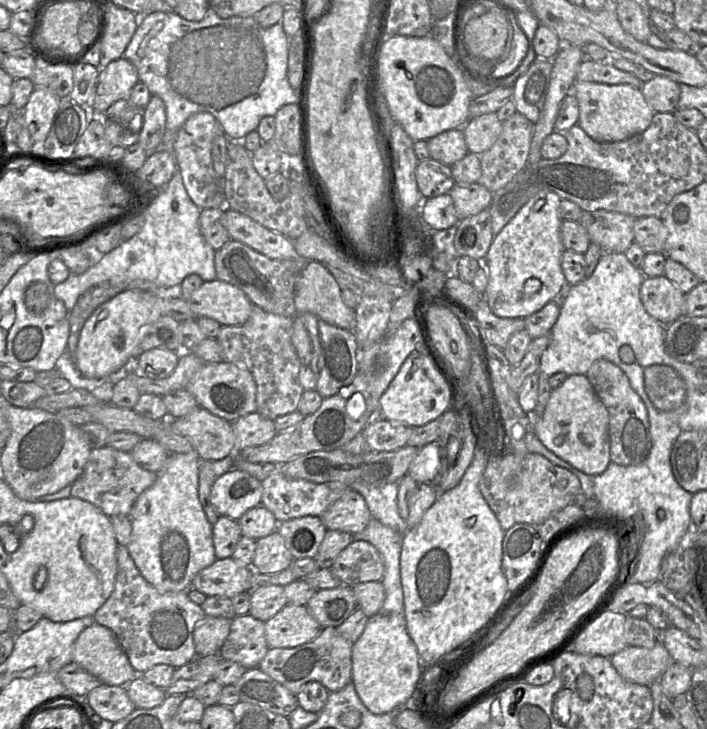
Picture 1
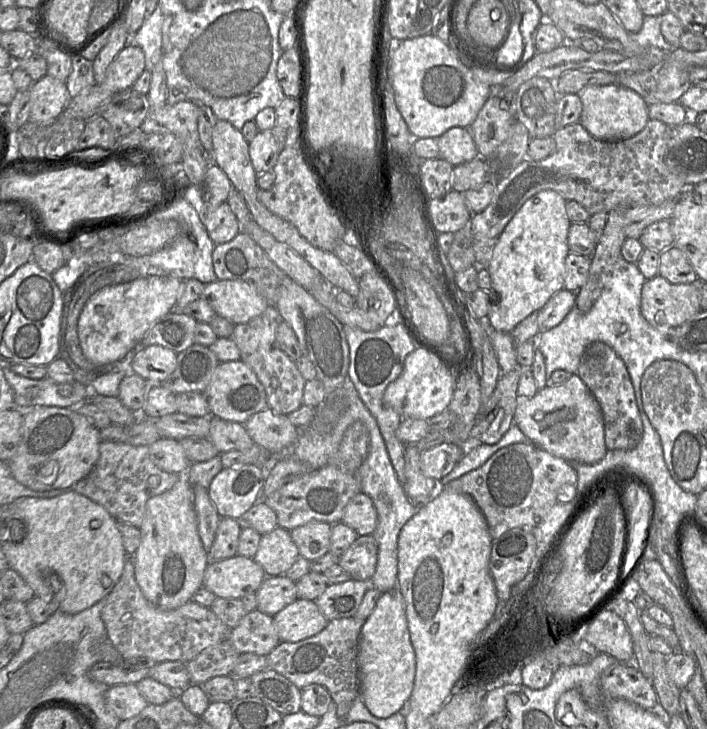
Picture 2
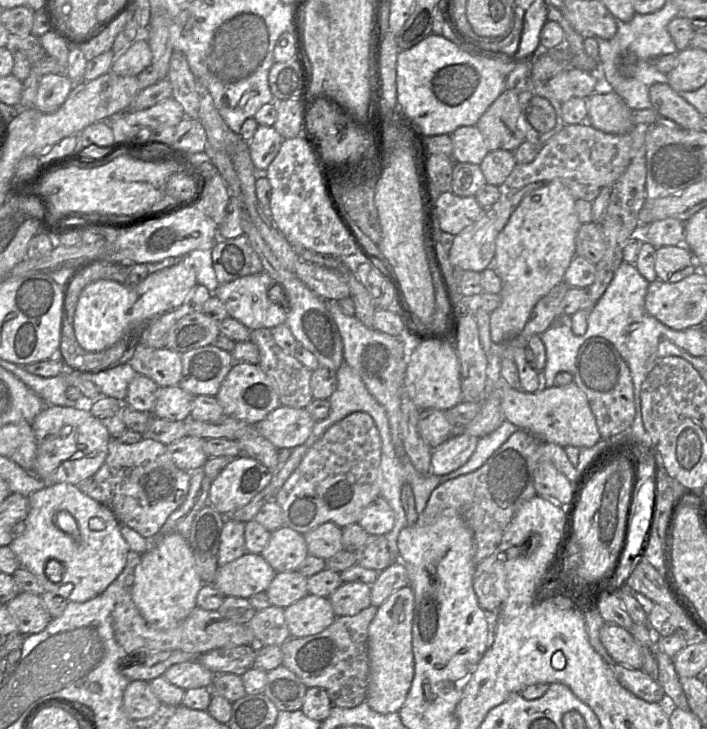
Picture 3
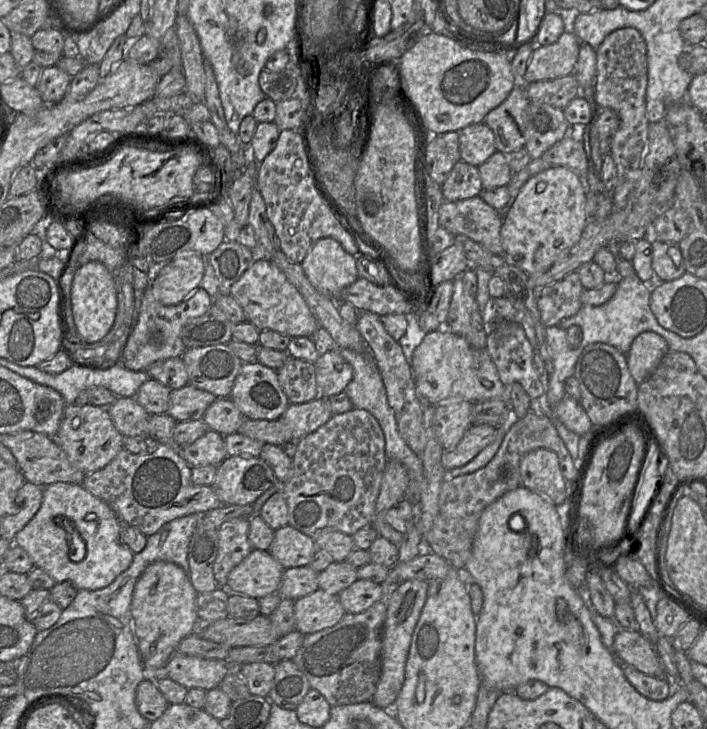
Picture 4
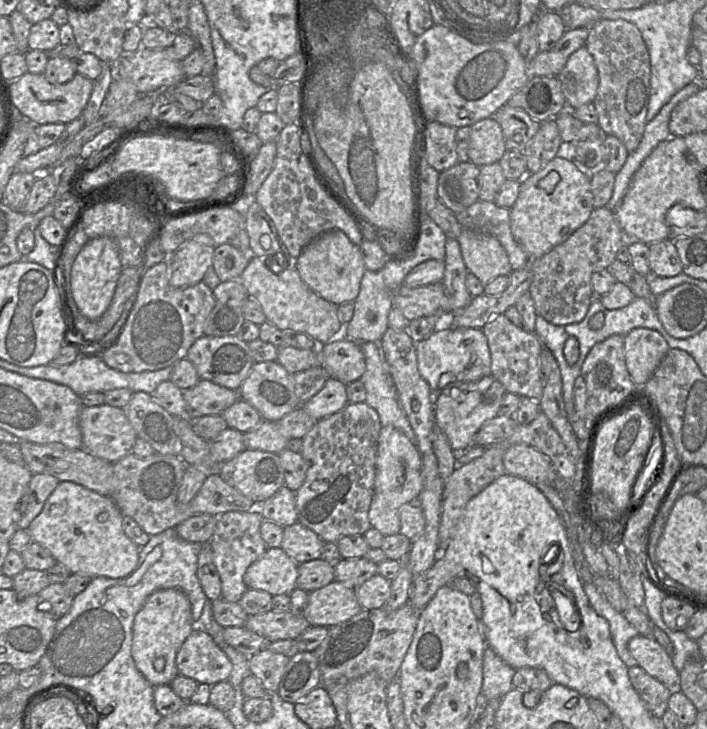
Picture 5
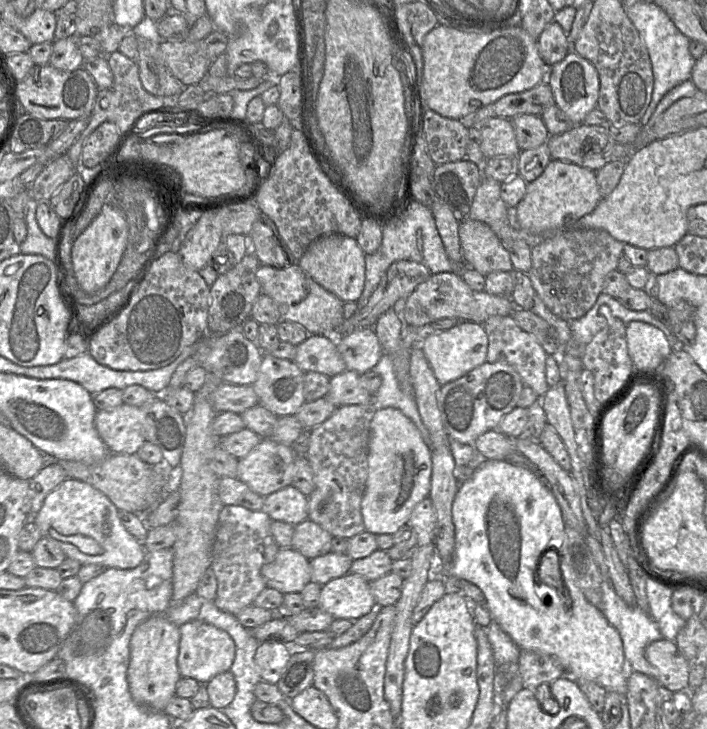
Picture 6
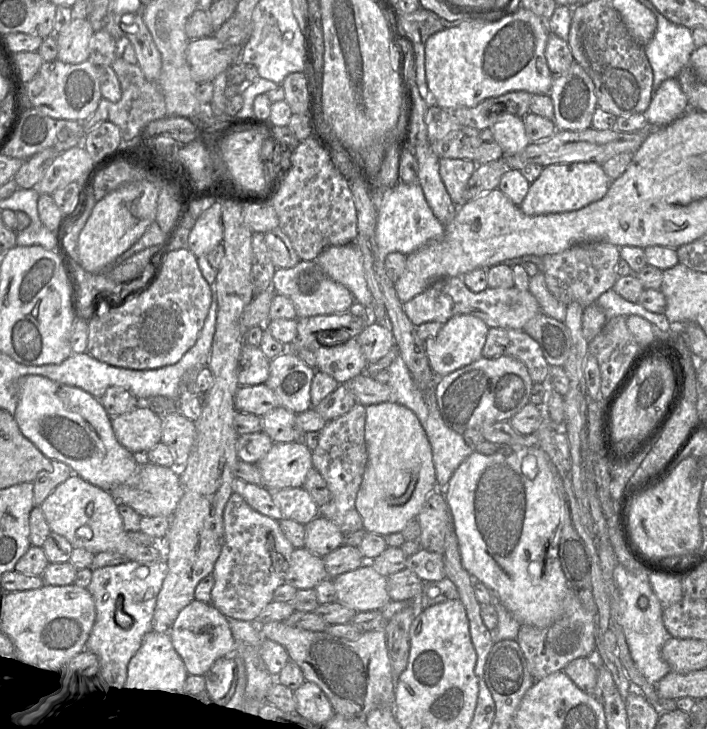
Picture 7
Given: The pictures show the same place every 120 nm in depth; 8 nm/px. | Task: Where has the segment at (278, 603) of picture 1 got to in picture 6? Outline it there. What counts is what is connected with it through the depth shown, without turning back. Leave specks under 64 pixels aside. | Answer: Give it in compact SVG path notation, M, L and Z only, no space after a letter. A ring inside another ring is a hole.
M329 553L310 560L311 581L324 585L350 572L352 559L346 553Z

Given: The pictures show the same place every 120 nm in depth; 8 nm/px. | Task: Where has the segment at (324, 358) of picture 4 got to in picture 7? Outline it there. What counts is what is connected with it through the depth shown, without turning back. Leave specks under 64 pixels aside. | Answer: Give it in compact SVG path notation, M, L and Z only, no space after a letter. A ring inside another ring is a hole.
M371 322L356 339L368 364L379 361L396 347L392 330L385 323Z

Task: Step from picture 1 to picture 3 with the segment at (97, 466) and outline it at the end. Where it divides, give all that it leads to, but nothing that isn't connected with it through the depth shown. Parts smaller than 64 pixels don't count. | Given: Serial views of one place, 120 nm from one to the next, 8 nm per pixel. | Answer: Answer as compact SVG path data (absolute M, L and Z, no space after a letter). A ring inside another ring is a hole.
M112 438L103 465L77 487L108 507L120 524L151 540L158 535L169 515L183 503L189 483L190 473L173 463L167 445L150 438L142 438L134 444L124 444L118 438Z

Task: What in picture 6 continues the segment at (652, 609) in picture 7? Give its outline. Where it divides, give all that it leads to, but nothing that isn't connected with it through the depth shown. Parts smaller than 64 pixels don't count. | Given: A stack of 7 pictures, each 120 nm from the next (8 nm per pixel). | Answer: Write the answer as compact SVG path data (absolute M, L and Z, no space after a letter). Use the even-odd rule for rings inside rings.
M603 579L601 583L602 601L599 608L608 622L614 626L620 634L623 643L623 651L627 662L627 669L643 673L656 680L657 670L645 657L646 647L663 636L649 613L642 610L638 605L630 606L615 592L609 579Z

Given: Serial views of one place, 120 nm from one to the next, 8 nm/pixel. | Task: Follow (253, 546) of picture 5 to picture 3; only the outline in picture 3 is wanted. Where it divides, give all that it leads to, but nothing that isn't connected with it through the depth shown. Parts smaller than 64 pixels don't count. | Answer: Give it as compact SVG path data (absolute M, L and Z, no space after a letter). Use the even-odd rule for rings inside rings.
M225 518L220 534L217 565L223 566L245 554L245 523Z

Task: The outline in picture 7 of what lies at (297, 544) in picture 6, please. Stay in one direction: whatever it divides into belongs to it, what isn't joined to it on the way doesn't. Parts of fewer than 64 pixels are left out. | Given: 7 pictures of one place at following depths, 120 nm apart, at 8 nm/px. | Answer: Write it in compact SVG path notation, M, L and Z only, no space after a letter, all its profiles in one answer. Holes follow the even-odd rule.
M318 515L305 524L304 548L324 557L342 546L344 533L331 520Z

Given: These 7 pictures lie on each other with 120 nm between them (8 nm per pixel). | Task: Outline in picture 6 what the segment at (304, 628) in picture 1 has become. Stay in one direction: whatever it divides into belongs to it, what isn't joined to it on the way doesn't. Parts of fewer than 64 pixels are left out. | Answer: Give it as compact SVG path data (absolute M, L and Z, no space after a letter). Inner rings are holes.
M349 572L321 587L318 607L334 619L356 620L379 606L369 582L363 576Z

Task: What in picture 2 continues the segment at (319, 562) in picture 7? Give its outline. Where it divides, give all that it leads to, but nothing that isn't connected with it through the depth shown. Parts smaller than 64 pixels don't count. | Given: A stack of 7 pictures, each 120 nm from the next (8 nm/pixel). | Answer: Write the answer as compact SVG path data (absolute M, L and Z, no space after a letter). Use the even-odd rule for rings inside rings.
M245 556L211 560L207 565L203 586L218 598L241 598L255 593L267 577L263 568Z

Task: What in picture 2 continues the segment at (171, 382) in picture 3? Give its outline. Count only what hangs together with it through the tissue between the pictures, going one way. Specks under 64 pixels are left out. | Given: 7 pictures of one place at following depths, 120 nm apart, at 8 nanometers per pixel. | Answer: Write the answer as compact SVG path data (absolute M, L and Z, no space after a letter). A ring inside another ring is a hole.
M160 345L141 347L131 363L131 371L149 384L160 384L177 366L177 353Z

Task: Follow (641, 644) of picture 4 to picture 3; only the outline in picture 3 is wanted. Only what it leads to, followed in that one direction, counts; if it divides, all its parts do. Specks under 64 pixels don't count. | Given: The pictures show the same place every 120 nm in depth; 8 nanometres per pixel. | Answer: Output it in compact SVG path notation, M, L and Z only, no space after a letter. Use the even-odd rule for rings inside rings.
M604 622L599 637L611 658L632 669L643 668L643 654L629 630L614 623Z

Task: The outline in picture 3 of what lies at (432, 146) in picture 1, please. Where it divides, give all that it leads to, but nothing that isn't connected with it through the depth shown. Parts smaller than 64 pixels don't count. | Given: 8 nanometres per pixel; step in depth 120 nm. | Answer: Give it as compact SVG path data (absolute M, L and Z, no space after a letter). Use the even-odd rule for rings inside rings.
M461 126L450 134L454 162L479 165L489 149L480 130L475 126Z

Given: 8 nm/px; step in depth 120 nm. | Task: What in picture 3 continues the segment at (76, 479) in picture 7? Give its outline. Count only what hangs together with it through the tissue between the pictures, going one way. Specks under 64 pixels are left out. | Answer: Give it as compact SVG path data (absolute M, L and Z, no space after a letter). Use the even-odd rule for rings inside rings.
M71 483L47 485L27 497L29 512L24 521L25 529L9 545L20 567L30 571L45 592L57 592L61 586L71 583L70 602L82 603L101 594L122 572L131 554L114 513ZM61 511L69 512L75 519L79 539L74 539L55 524L56 516ZM51 560L57 560L64 566L64 575L58 582L51 582L46 576L46 565Z

